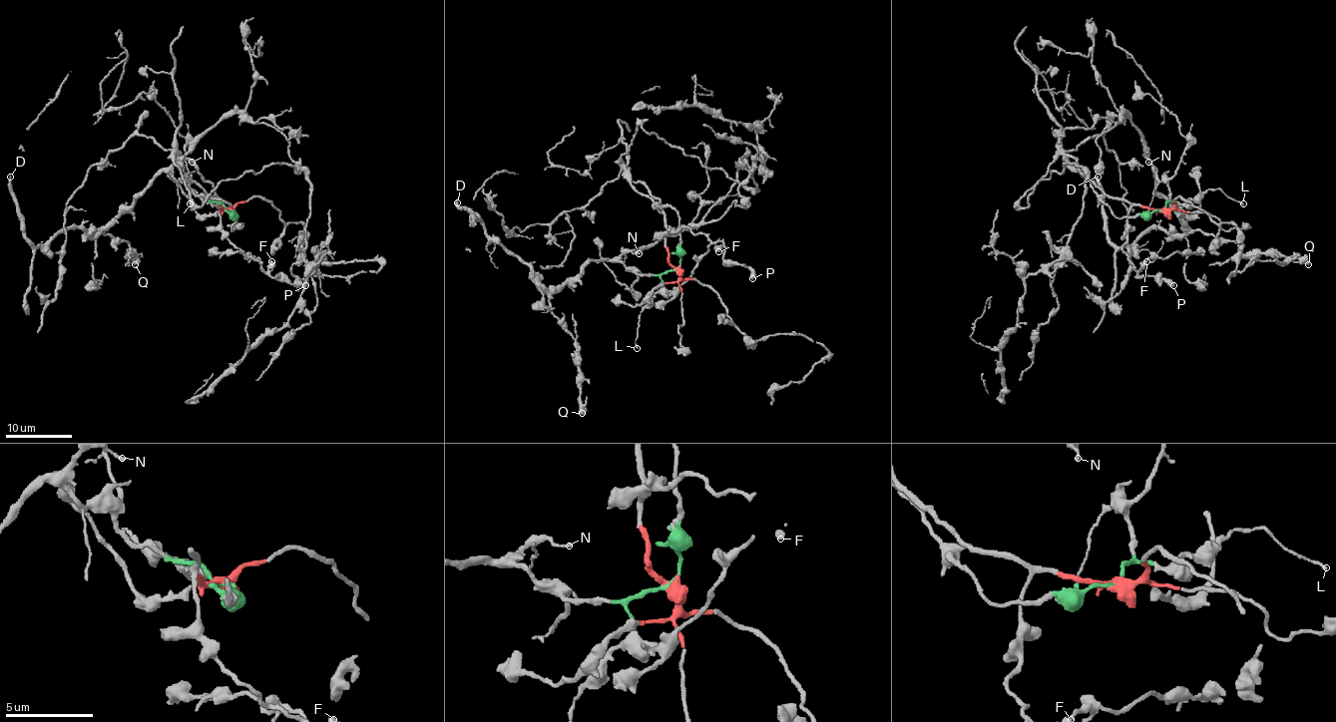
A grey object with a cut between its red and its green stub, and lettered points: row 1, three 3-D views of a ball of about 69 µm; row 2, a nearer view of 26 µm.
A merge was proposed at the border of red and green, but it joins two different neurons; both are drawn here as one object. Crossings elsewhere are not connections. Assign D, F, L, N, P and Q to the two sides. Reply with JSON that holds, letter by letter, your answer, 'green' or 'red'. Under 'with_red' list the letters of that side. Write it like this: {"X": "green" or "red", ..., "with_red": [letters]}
{"D": "green", "F": "red", "L": "green", "N": "green", "P": "red", "Q": "green", "with_red": ["F", "P"]}

